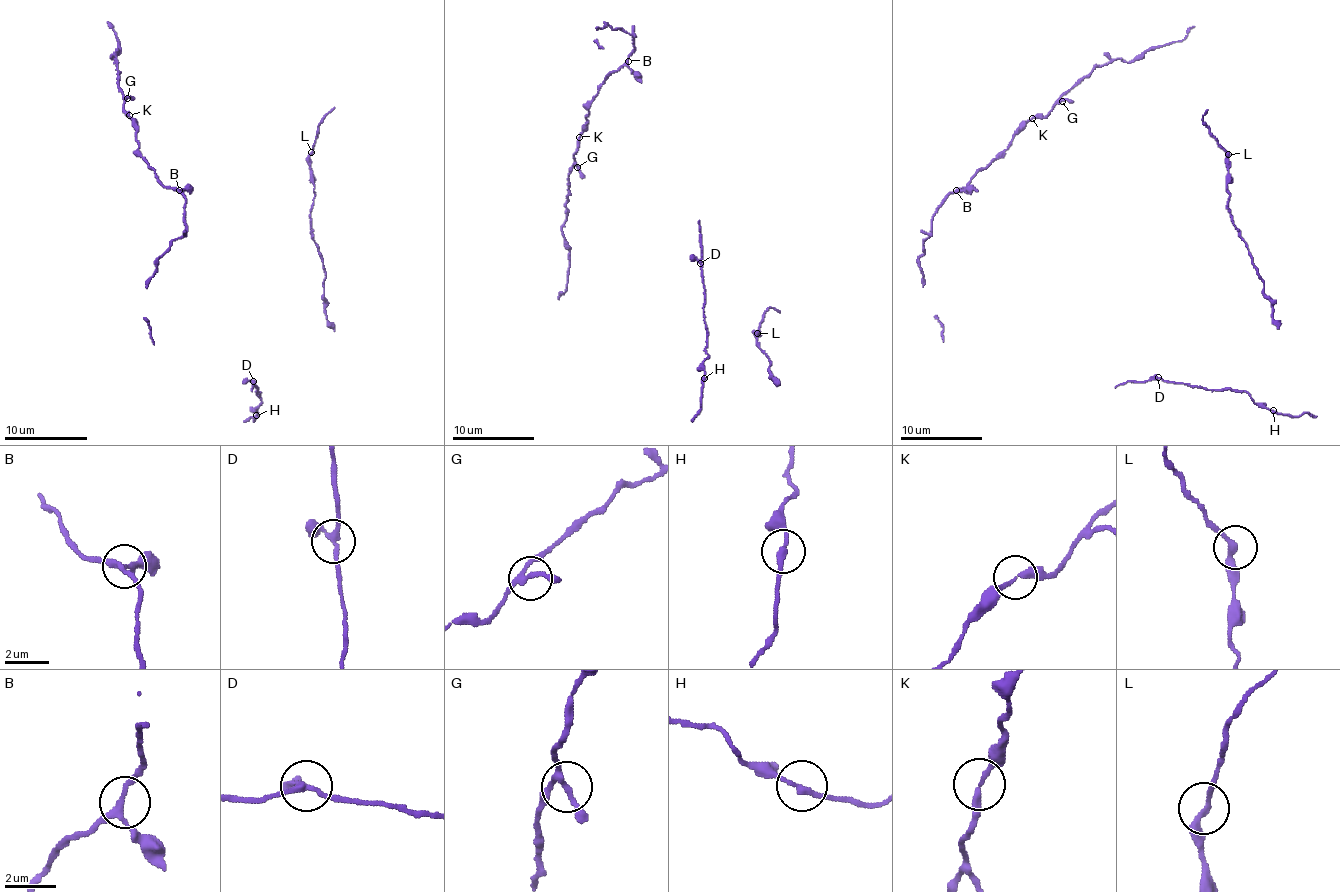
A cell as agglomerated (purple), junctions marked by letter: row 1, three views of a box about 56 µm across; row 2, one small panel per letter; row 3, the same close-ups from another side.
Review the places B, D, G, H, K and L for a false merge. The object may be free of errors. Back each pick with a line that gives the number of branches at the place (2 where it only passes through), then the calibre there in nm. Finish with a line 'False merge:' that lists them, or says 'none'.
False merge: none

